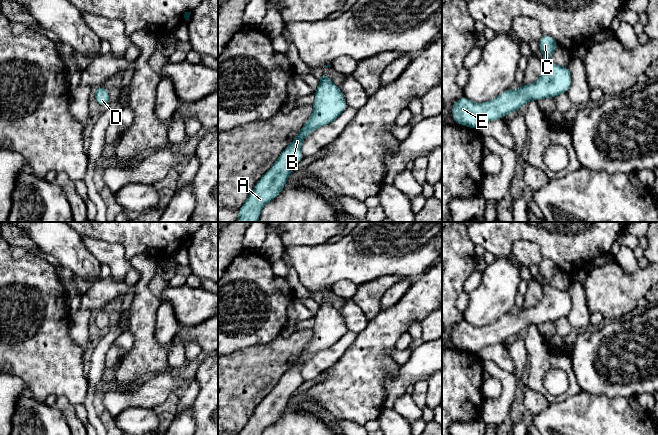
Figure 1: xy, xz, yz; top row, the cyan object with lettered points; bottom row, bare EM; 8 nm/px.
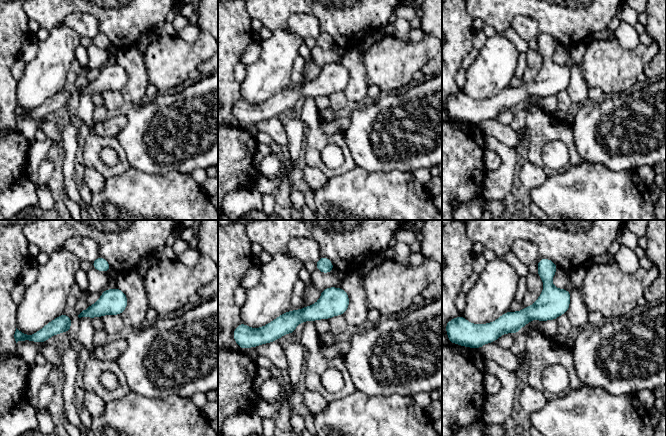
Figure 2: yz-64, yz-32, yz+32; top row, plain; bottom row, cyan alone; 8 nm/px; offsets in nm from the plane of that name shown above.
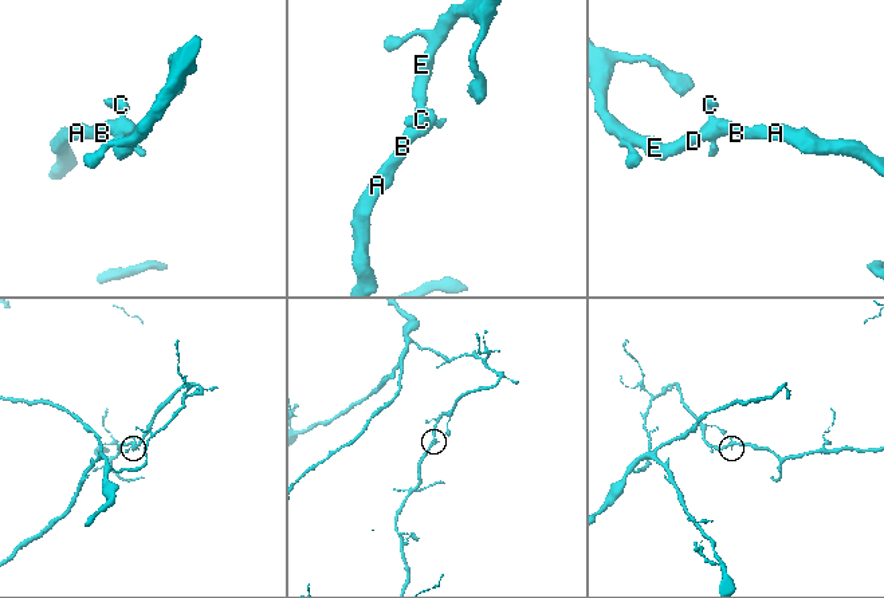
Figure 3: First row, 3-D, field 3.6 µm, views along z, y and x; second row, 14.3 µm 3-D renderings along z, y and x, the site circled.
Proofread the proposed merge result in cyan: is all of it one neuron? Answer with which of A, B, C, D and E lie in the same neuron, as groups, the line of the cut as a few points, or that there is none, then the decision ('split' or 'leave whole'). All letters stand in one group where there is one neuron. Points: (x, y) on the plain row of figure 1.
A B C D E | no cut | leave whole

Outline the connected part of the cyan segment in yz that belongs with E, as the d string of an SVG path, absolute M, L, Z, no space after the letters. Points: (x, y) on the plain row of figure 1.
M550 259L541 261L539 266L539 274L543 277L544 284L542 285L543 296L536 306L532 308L524 308L519 313L508 313L491 325L483 327L475 327L462 320L452 329L452 341L457 348L478 353L483 347L502 343L511 336L520 334L523 328L528 328L531 324L540 324L546 322L555 322L561 317L567 317L572 306L571 295L567 290L559 290L550 286L550 280L558 271L555 263Z

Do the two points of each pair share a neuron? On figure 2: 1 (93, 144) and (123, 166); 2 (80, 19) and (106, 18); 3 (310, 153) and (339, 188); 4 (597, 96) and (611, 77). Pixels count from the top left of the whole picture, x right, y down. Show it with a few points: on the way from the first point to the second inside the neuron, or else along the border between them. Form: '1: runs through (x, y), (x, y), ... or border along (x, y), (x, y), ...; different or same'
1: runs through (103, 143), (112, 143), (122, 156); same
2: border along (72, 12), (91, 14), (96, 19), (100, 31); different
3: border along (352, 169), (328, 178); different
4: border along (590, 87), (598, 87), (605, 95); different

